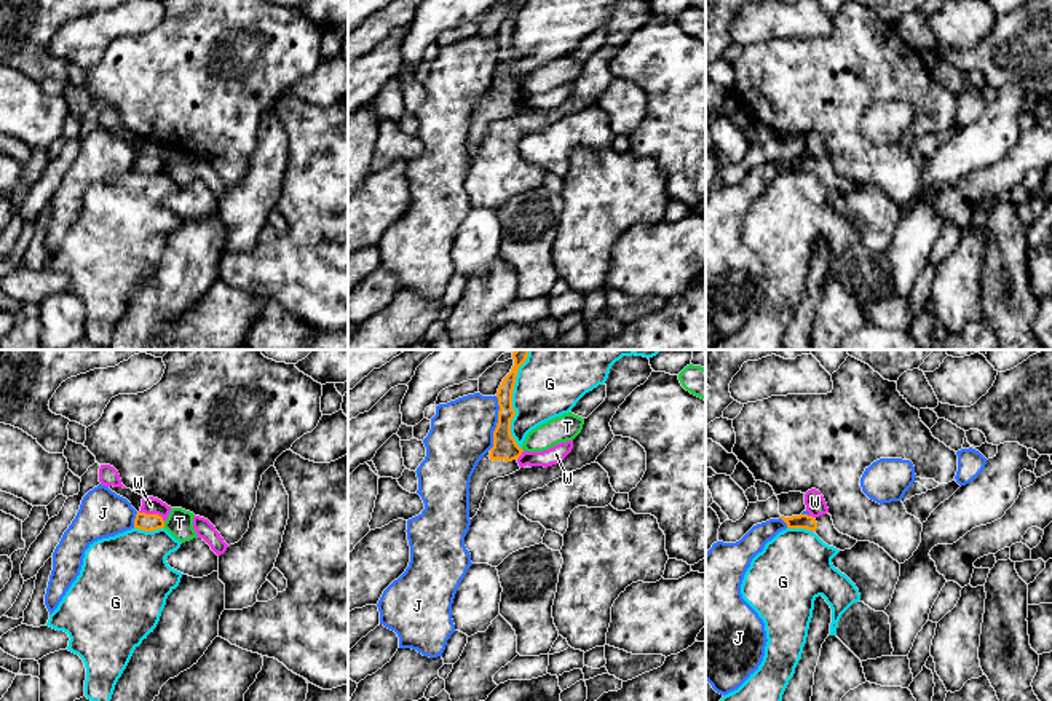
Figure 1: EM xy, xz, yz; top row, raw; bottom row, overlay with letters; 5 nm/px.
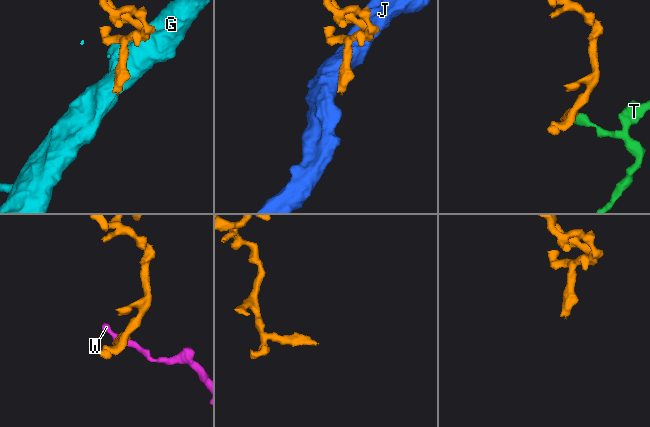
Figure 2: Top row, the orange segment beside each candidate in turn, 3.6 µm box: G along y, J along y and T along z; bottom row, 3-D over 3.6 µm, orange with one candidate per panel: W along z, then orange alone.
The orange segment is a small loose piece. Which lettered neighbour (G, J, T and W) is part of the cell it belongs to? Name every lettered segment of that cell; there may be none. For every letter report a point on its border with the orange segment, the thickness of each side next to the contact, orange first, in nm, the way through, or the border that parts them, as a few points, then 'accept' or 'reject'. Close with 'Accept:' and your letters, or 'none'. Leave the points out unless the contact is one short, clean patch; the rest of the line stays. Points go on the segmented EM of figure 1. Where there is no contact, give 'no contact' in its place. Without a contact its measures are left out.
G: meets orange in xz at (511, 400); 130 nm thick on the orange side, 340 nm on the other; reject
J: meets orange in xz at (497, 423); 130 nm thick on the orange side, 320 nm on the other; border along xz (497, 396), (498, 422), (494, 431), (494, 444), (489, 449); reject
T: meets orange in xy at (163, 526); 90 nm thick on the orange side, 140 nm on the other; border along xy (163, 522), (165, 527); reject
W: meets orange in xy at (152, 514); 90 nm thick on the orange side, 90 nm on the other; border along xy (139, 511), (158, 514), (165, 521); reject
Accept: none

